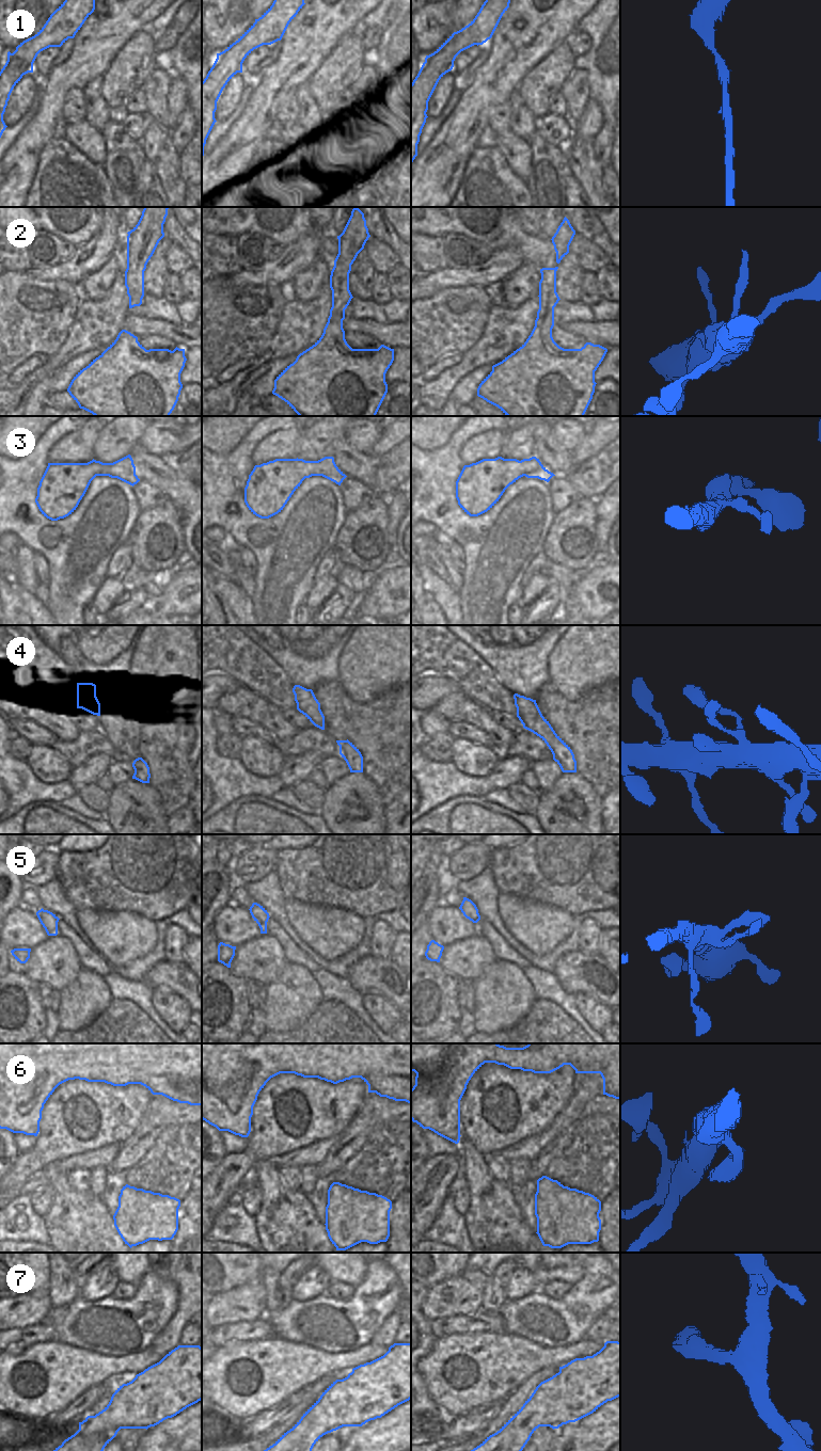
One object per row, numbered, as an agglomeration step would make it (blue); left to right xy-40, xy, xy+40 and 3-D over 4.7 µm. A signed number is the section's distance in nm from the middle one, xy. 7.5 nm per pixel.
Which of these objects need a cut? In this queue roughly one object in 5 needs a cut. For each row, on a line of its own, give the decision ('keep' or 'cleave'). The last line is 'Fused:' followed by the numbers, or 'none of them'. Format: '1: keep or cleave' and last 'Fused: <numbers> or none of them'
1: keep
2: keep
3: keep
4: keep
5: keep
6: keep
7: keep
Fused: none of them

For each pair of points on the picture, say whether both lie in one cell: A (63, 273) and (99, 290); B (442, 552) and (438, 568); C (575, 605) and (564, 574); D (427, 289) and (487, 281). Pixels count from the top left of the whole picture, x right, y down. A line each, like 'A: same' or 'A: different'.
A: different
B: different
C: different
D: same

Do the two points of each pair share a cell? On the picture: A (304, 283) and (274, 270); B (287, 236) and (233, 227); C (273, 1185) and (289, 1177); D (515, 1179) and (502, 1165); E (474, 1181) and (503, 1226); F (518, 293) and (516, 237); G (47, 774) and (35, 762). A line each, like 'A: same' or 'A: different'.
A: different
B: same
C: different
D: different
E: same
F: different
G: same

